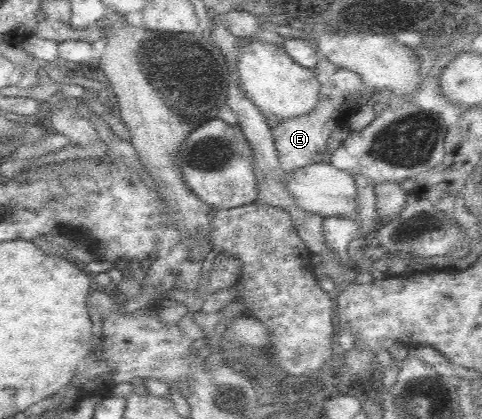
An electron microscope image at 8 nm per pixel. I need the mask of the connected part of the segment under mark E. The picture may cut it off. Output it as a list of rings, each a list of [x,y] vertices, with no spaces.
[[[319,60],[313,68],[313,73],[319,80],[318,104],[308,114],[296,116],[296,118],[282,119],[277,126],[272,127],[275,147],[278,151],[282,168],[290,174],[300,168],[322,161],[322,156],[327,153],[326,142],[335,126],[346,125],[350,112],[364,106],[365,103],[372,103],[371,100],[362,99],[361,78],[359,74],[340,68],[329,60]]]

